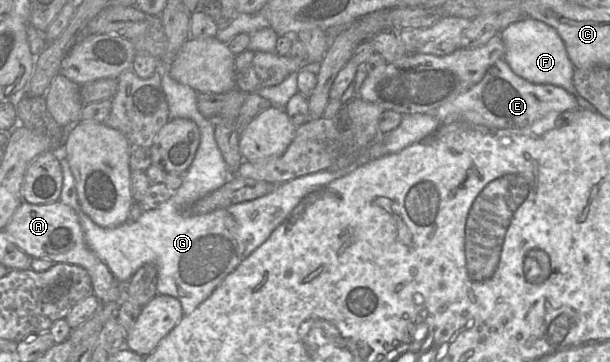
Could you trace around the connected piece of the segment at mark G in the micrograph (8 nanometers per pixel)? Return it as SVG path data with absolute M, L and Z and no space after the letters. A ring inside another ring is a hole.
M169 72L163 73L162 88L168 103L170 119L190 119L196 123L200 131L200 143L195 157L183 173L182 184L174 191L172 197L159 207L143 212L133 223L124 222L111 228L101 227L83 212L78 201L74 176L66 157L62 157L59 159L63 174L59 201L77 213L86 246L108 266L118 282L127 283L142 265L152 263L158 272L157 294L176 297L181 303L184 315L191 313L208 298L229 274L264 244L311 191L350 174L371 160L403 150L424 139L441 125L434 113L403 115L397 128L379 135L368 148L353 157L343 168L302 175L277 185L272 192L262 197L209 213L190 215L185 211L187 207L222 187L232 174L216 143L215 123L201 115L197 108L198 92L188 85L175 81Z

